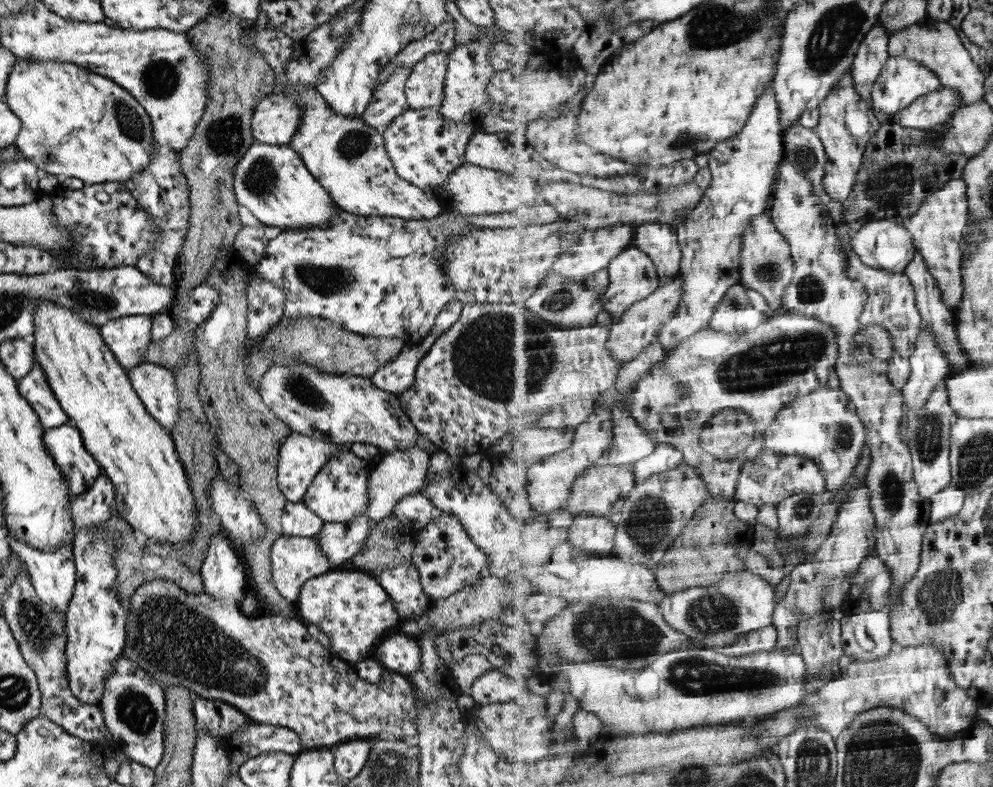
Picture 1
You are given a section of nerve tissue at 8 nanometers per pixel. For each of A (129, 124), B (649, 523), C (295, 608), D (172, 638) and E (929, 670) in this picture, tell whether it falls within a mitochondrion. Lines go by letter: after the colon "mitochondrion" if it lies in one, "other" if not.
A: mitochondrion
B: mitochondrion
C: other
D: mitochondrion
E: other

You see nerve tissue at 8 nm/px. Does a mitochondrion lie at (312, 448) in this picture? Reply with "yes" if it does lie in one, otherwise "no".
no

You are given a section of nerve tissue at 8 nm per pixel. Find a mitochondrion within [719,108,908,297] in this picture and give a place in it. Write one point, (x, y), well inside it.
(808, 155)

